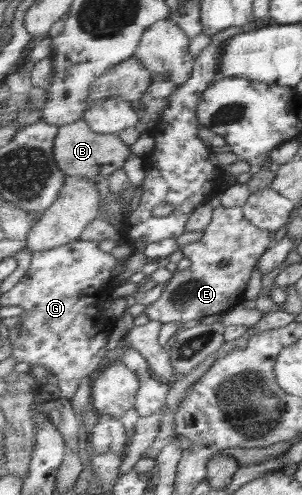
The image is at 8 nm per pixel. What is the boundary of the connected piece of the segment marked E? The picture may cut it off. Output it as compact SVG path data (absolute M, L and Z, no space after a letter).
M222 205L215 211L212 223L204 231L204 237L200 241L182 248L176 238L148 244L145 255L149 260L166 258L182 251L192 261L192 266L176 272L165 285L161 298L149 305L144 313L150 320L162 324L182 325L189 321L200 321L210 315L224 315L237 308L247 297L246 291L261 258L279 242L282 234L254 225L245 216L243 207Z

